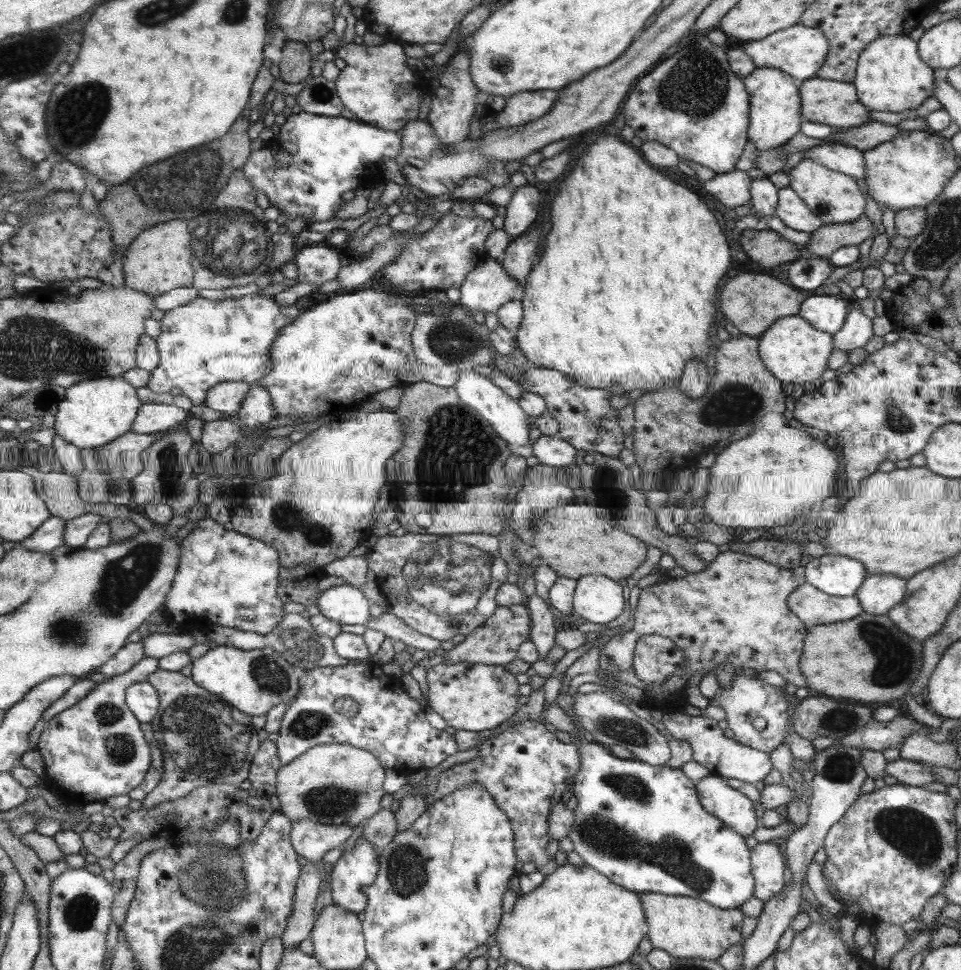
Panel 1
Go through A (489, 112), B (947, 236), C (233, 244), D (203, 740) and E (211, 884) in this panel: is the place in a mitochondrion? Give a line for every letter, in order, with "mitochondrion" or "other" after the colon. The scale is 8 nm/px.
A: other
B: mitochondrion
C: mitochondrion
D: mitochondrion
E: mitochondrion

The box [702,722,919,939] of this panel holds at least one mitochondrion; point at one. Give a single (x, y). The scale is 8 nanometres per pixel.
(840, 766)

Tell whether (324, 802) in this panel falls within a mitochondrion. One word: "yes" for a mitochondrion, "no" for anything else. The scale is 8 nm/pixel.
yes

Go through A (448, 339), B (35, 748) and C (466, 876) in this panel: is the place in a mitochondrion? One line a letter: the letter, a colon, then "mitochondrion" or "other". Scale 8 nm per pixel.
A: mitochondrion
B: other
C: other

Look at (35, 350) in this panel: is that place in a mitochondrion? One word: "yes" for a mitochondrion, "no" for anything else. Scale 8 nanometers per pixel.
yes

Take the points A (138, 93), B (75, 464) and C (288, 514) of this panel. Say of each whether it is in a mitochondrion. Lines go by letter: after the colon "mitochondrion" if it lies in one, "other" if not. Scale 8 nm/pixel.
A: other
B: other
C: mitochondrion

